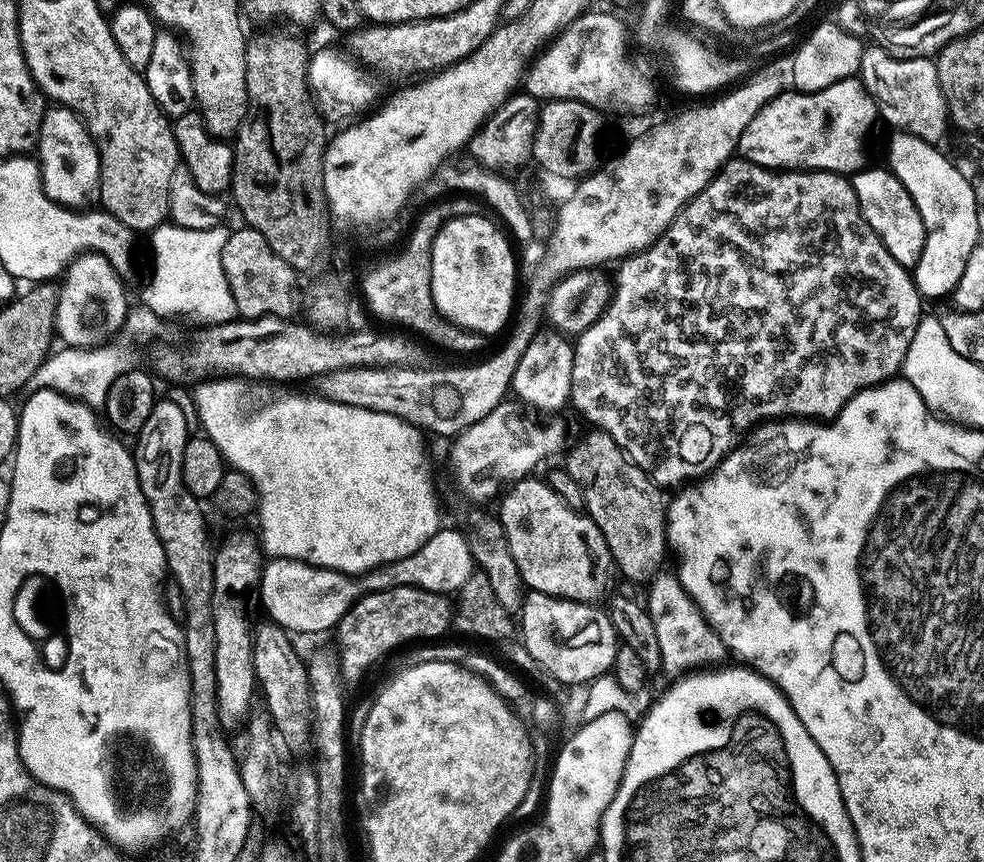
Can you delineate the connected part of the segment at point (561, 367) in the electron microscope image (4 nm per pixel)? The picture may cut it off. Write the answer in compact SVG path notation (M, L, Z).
M541 330L536 333L530 346L526 346L526 354L518 362L518 370L514 370L511 391L515 399L524 406L529 404L544 412L556 414L563 404L569 403L572 395L572 371L574 370L573 341L565 333L555 330Z

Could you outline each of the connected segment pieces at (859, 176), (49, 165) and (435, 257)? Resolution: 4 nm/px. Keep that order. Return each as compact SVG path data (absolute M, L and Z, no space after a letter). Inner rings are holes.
M865 166L855 173L854 187L858 206L870 226L870 230L874 230L874 234L878 234L878 238L884 243L886 250L890 250L894 262L898 262L903 268L915 269L918 258L924 249L928 231L922 222L922 214L918 214L918 206L906 190L906 186L902 186L902 182L898 182L898 178L887 167Z
M52 106L42 118L38 153L42 190L53 205L61 204L64 210L84 210L91 200L97 199L100 190L100 151L83 120L70 108Z
M455 216L432 243L432 302L436 311L464 331L481 334L503 329L514 312L512 252L504 248L505 233L496 232L486 216Z

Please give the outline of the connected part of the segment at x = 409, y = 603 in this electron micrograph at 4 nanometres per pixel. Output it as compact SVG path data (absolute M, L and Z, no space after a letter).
M415 586L393 587L361 597L334 628L340 648L338 662L341 677L346 680L362 677L378 660L398 646L443 637L442 634L449 631L451 617L452 604L445 595Z

